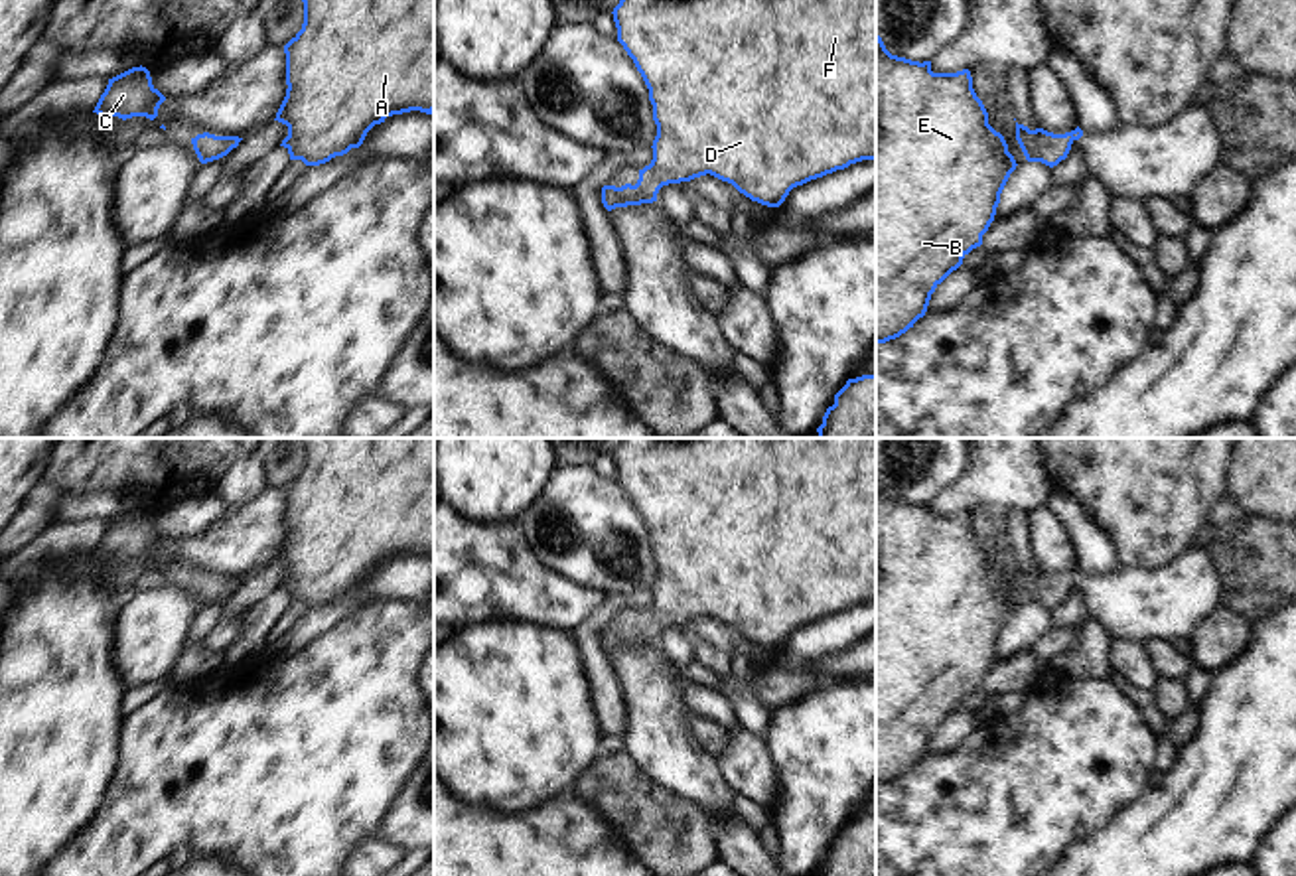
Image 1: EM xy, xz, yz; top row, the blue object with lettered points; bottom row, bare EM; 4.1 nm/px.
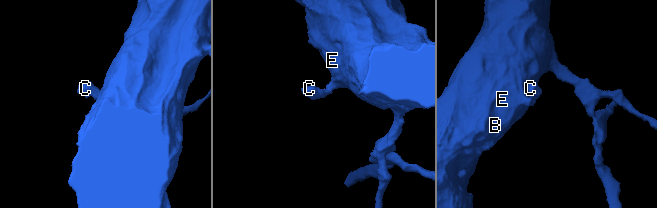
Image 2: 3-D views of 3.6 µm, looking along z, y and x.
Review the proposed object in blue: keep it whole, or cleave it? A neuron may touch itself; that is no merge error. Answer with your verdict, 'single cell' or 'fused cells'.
single cell

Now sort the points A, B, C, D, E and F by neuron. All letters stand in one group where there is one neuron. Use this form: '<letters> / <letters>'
A B C D E F

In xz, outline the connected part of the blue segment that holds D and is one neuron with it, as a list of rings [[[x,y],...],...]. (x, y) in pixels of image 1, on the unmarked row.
[[[621,438],[612,456],[617,470],[617,483],[633,501],[649,531],[657,578],[651,588],[653,602],[639,612],[635,627],[602,629],[602,645],[608,653],[653,645],[663,627],[690,623],[706,616],[732,625],[752,643],[779,649],[797,627],[862,602],[876,602],[876,438]]]

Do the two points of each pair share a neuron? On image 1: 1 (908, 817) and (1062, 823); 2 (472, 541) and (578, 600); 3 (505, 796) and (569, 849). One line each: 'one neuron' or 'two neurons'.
1: one neuron
2: one neuron
3: two neurons

